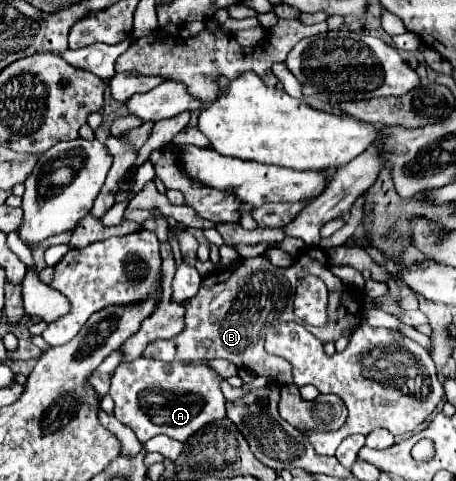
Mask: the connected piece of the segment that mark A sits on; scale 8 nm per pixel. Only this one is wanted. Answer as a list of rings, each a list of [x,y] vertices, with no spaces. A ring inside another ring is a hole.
[[[137,358],[119,364],[111,378],[109,394],[115,402],[115,416],[129,426],[141,442],[157,434],[167,434],[179,442],[189,440],[205,424],[225,418],[225,396],[221,392],[223,378],[207,364],[209,360],[193,362],[161,362],[151,358]],[[153,394],[185,394],[185,396],[159,396]]]

